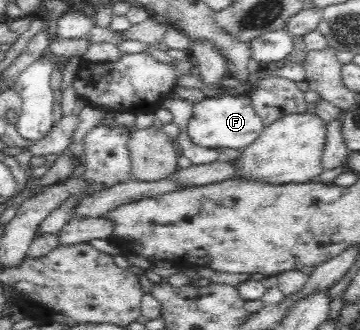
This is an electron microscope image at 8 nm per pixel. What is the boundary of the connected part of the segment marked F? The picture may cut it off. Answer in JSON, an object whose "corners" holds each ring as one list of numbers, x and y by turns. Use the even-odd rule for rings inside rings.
{"corners":[[248,94,221,95,217,98,204,98,194,105,194,113,188,121,188,133,194,143,215,149,241,150,254,143,264,129,262,120,256,115]]}

